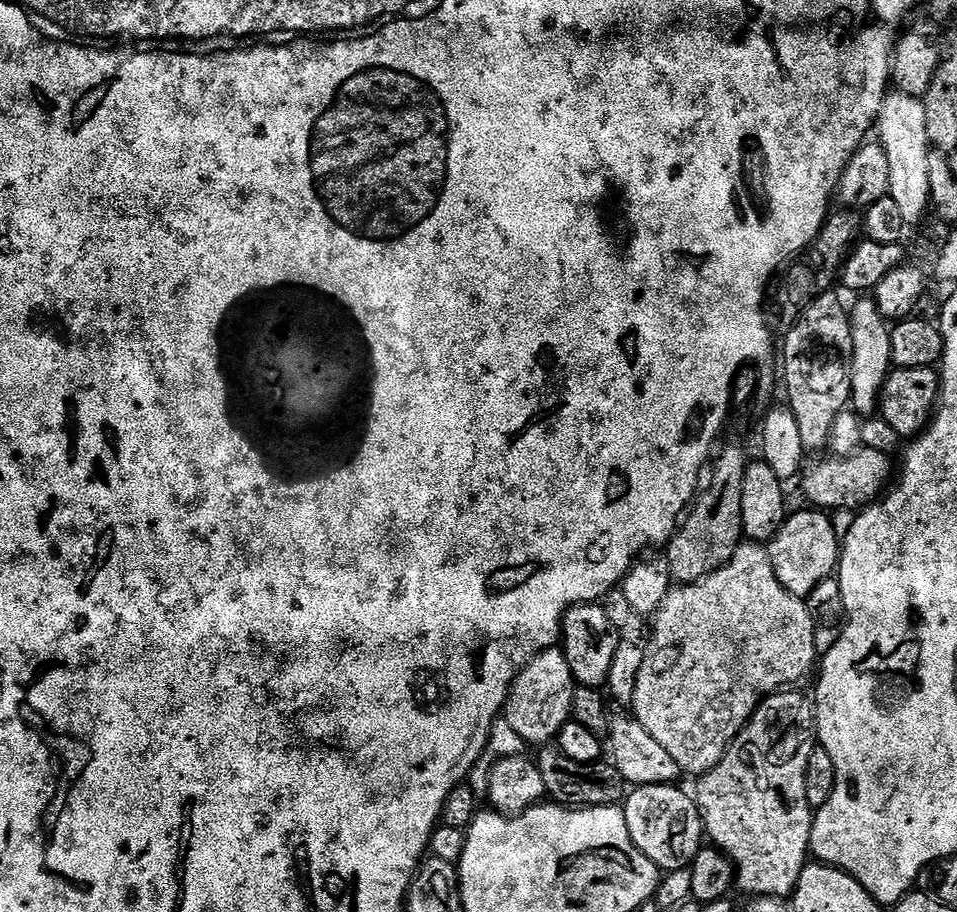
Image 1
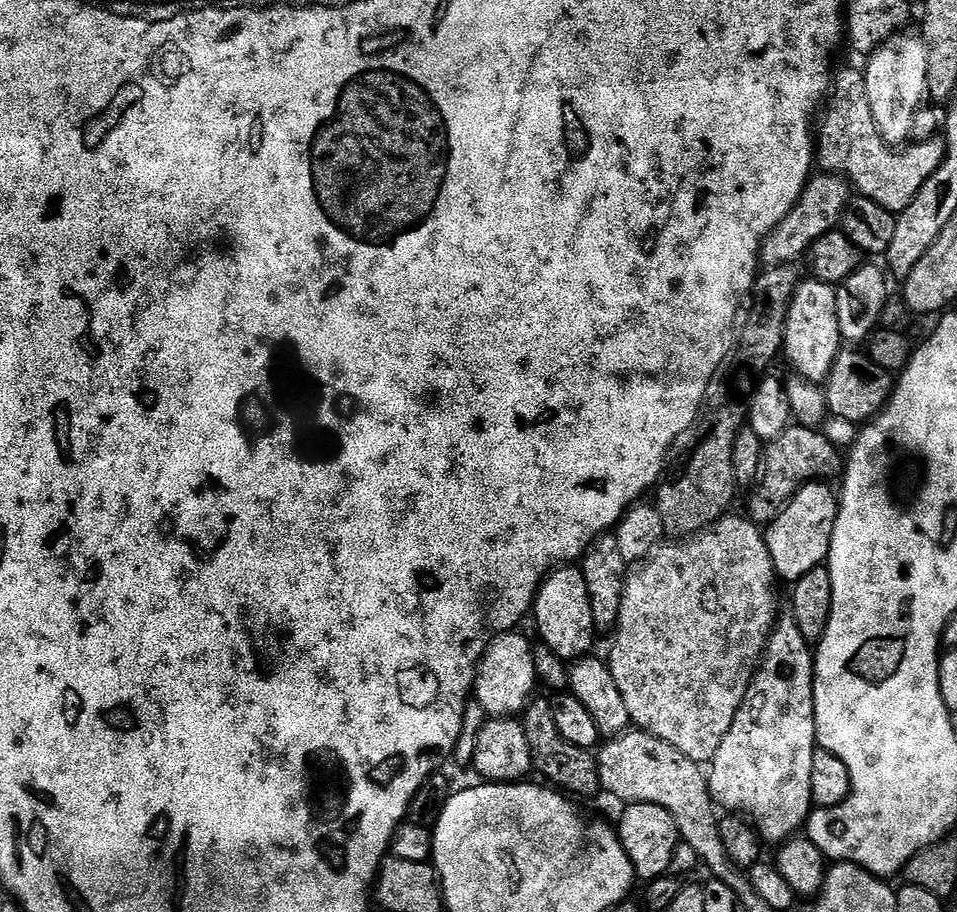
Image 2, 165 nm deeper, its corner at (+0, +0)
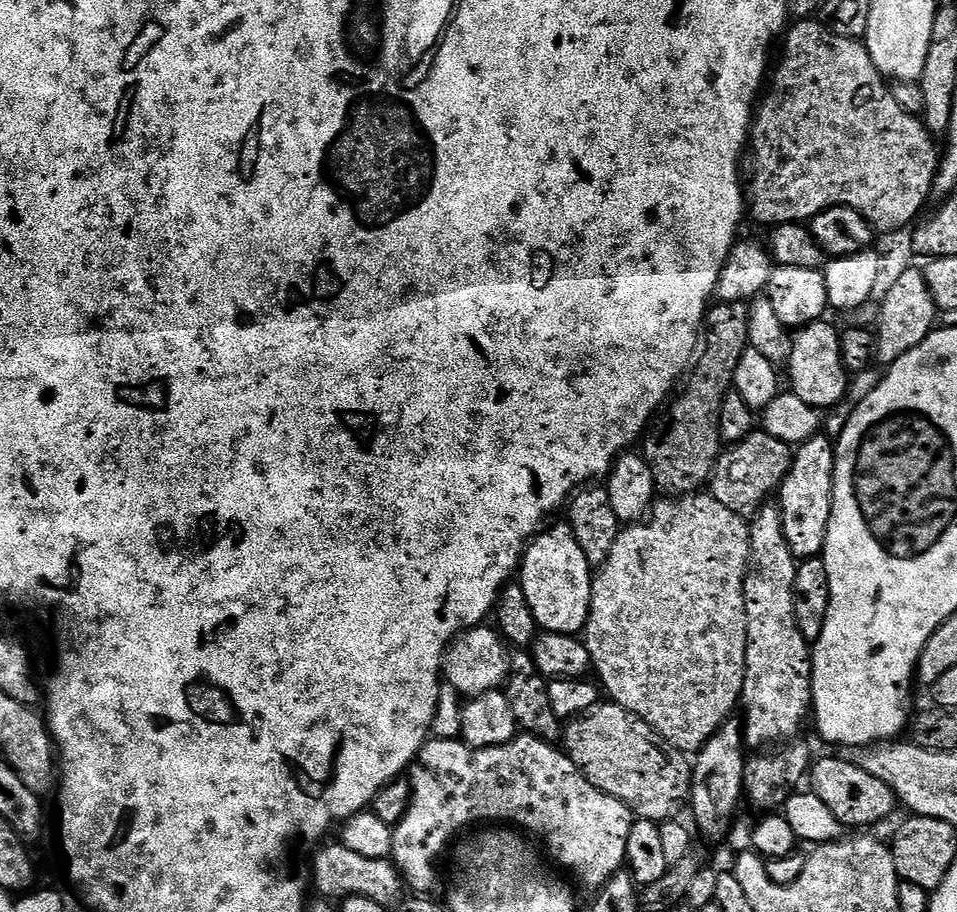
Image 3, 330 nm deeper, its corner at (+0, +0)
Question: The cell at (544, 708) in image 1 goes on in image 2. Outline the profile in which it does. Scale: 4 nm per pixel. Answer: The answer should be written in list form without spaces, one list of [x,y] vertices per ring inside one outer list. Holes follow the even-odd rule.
[[[520,630],[501,632],[495,640],[484,649],[476,670],[474,685],[475,703],[484,707],[489,717],[510,716],[519,717],[533,699],[532,691],[538,688],[536,667],[532,657],[533,641],[530,642],[520,633]]]

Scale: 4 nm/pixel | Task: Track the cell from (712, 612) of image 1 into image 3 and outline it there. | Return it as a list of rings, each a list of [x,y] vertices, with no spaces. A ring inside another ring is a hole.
[[[689,494],[686,496],[677,496],[675,498],[660,498],[655,501],[646,518],[640,520],[639,523],[629,523],[627,526],[621,527],[618,538],[614,542],[614,550],[610,550],[610,556],[606,558],[606,562],[602,567],[595,569],[592,577],[592,609],[588,615],[588,621],[582,633],[582,639],[585,646],[590,650],[590,658],[592,659],[592,667],[595,675],[598,677],[599,683],[602,685],[603,691],[610,695],[611,703],[621,704],[626,710],[630,710],[638,718],[642,718],[646,723],[654,729],[655,732],[666,742],[670,742],[680,752],[685,754],[695,754],[700,748],[716,733],[722,725],[733,715],[732,712],[737,711],[738,705],[741,703],[744,695],[744,671],[746,670],[746,646],[748,645],[748,627],[746,626],[746,606],[744,605],[744,576],[748,573],[748,559],[752,553],[752,529],[749,521],[745,517],[734,514],[734,510],[726,510],[726,506],[722,506],[722,502],[718,502],[711,494]]]

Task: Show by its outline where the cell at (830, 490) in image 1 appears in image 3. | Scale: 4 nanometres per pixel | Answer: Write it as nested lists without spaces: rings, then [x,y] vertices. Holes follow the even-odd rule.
[[[753,430],[745,440],[731,445],[716,457],[716,464],[710,473],[710,494],[722,502],[726,510],[734,510],[734,514],[751,518],[764,507],[771,497],[768,495],[779,489],[790,470],[793,455],[793,449],[786,442],[774,438],[769,432]]]

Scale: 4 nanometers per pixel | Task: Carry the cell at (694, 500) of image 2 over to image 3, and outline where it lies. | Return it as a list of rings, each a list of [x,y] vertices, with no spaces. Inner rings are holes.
[[[745,301],[729,304],[716,302],[711,305],[706,316],[706,331],[702,336],[703,351],[699,353],[687,377],[688,389],[685,390],[684,396],[675,397],[676,405],[672,408],[673,416],[668,420],[668,429],[663,432],[662,429],[653,427],[643,437],[643,458],[653,471],[657,489],[665,497],[675,498],[699,493],[703,489],[700,487],[703,484],[705,487],[706,484],[705,474],[711,473],[716,457],[722,451],[718,414],[722,398],[732,388],[738,358],[750,347],[748,309],[749,305]],[[700,472],[704,472],[704,476]]]

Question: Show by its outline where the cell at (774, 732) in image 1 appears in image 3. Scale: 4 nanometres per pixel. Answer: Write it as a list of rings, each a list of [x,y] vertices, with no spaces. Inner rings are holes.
[[[765,503],[764,507],[751,517],[752,553],[748,559],[748,573],[744,576],[744,605],[746,606],[746,626],[748,645],[746,646],[746,670],[744,671],[744,695],[742,697],[742,727],[744,742],[749,749],[764,750],[781,742],[797,739],[804,719],[812,712],[812,648],[810,641],[798,630],[794,610],[794,578],[797,559],[788,548],[786,534],[782,530],[782,518],[775,503]]]

